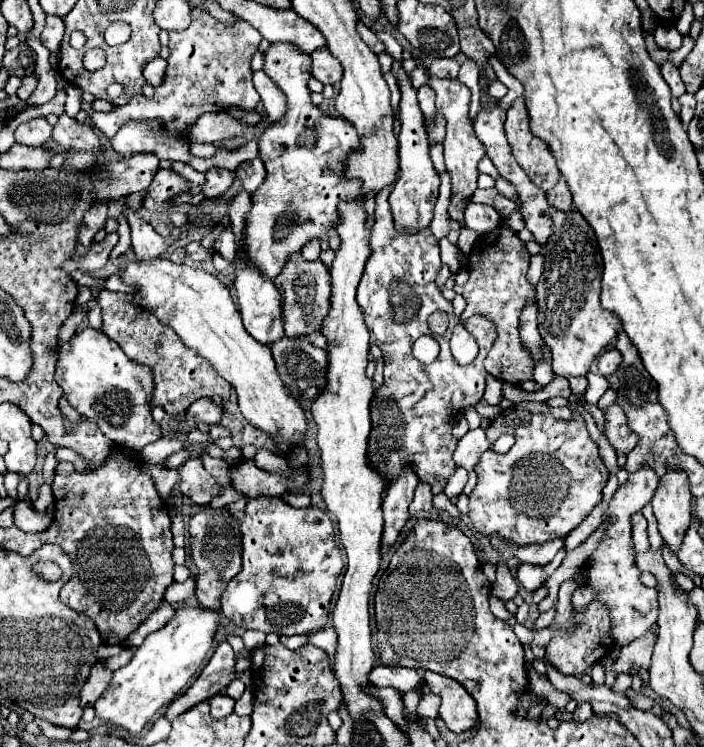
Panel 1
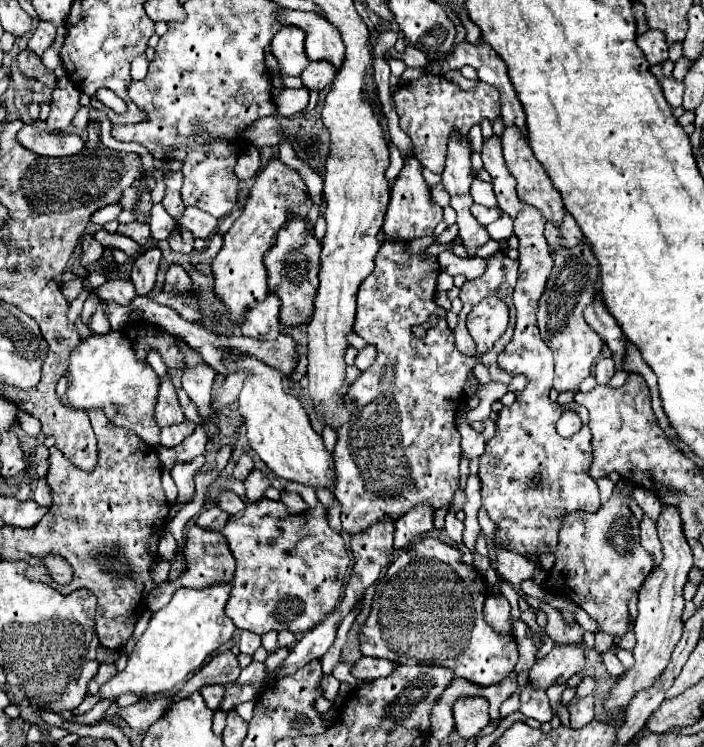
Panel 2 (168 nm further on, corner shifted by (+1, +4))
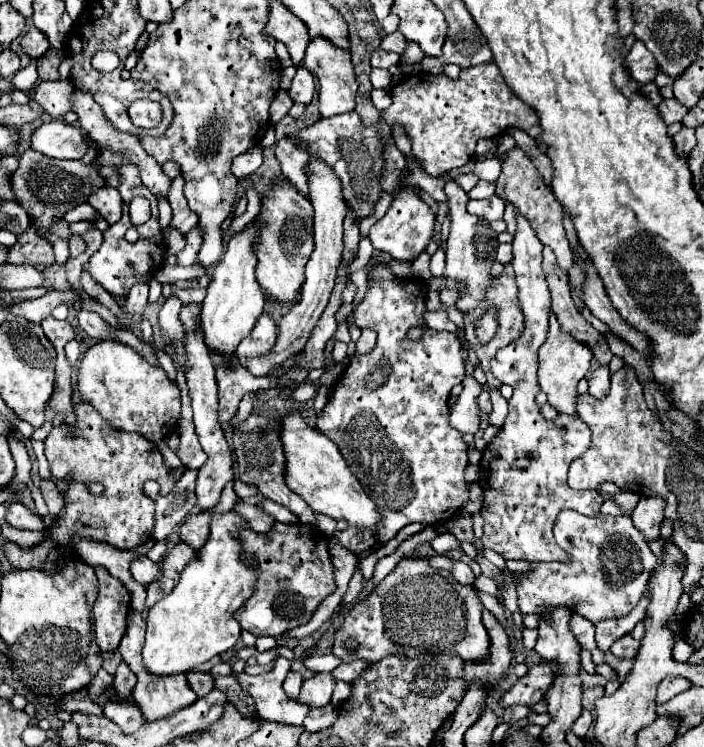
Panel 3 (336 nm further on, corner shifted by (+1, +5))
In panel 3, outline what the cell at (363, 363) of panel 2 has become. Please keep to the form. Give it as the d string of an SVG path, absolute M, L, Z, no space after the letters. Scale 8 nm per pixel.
M368 328L362 330L362 336L356 342L356 356L368 354L374 348L374 344L376 344L376 332L374 330L368 330Z

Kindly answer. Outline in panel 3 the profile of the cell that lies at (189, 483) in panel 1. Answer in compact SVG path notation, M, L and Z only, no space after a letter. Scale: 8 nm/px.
M242 502L242 504L234 506L234 512L238 512L242 518L246 518L254 532L266 534L274 526L274 518L268 516L260 506L252 506L252 504Z

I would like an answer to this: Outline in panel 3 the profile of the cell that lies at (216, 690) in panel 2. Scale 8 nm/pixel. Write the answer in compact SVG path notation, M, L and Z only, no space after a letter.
M192 670L190 674L186 674L186 680L190 684L190 688L202 698L206 696L212 688L214 688L214 680L212 680L212 674L208 672L198 672L198 670Z

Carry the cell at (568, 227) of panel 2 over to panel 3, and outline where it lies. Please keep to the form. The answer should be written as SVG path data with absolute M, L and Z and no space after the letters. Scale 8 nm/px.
M544 248L542 268L544 268L546 282L548 282L548 288L550 288L550 294L552 294L550 312L562 324L562 332L566 332L574 340L590 346L590 350L592 350L594 358L600 362L600 366L608 366L614 354L610 352L606 338L596 328L592 328L592 324L586 322L582 318L582 314L578 312L578 308L576 308L576 304L570 296L568 276L562 274L562 270L556 266L556 256L550 248Z

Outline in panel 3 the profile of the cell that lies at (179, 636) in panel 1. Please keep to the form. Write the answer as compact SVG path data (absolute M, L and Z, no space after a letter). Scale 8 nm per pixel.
M224 512L214 514L210 520L210 536L206 544L196 550L194 560L188 562L188 566L180 574L180 582L174 586L174 590L158 600L150 610L146 618L146 644L142 650L146 668L156 676L166 674L186 674L188 670L198 668L200 664L212 660L214 656L220 656L222 652L230 650L236 640L240 638L240 624L234 618L234 612L252 596L256 586L256 560L248 562L244 560L240 530L250 528L246 520L240 518L240 514Z

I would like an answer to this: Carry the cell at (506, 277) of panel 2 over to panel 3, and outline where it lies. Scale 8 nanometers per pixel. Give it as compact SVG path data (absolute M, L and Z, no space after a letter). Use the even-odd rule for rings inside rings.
M506 264L506 270L504 270L504 274L502 274L502 276L494 278L494 282L492 282L492 286L490 286L490 290L488 290L488 294L486 294L486 300L480 304L480 308L478 308L478 310L474 310L472 314L464 316L464 322L466 322L466 338L468 338L468 342L472 344L472 348L474 348L476 356L480 358L480 364L482 364L482 368L484 368L486 376L488 376L488 386L492 386L494 390L500 390L502 382L498 382L498 380L492 376L492 372L490 372L490 360L494 358L494 354L496 354L500 348L504 348L504 346L508 346L510 342L518 340L518 338L522 336L522 326L524 326L522 308L520 308L520 302L518 302L518 288L516 288L516 280L514 280L514 270L512 270L512 266L510 266L510 264ZM488 308L494 308L494 310L496 310L498 330L496 330L496 334L492 336L492 340L490 340L490 342L480 344L480 342L476 340L476 326L474 326L474 324L476 324L476 320L478 320L478 318L480 318L480 316L488 310Z

